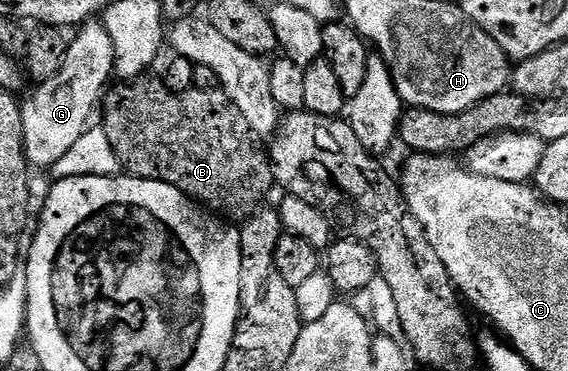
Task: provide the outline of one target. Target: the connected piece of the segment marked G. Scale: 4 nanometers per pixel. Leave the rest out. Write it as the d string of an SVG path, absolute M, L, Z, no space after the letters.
M103 21L85 22L71 35L62 68L50 80L39 83L36 91L23 99L22 132L24 151L29 167L50 168L77 143L78 138L88 130L92 113L97 113L102 99L109 89L116 69L114 44L110 32L106 32Z

